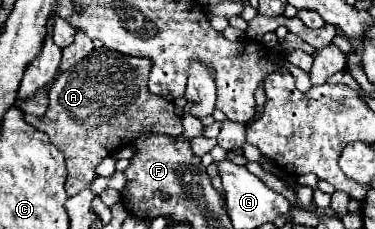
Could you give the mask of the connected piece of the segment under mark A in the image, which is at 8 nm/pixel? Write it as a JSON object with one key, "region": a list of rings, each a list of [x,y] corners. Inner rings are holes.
{"region":[[[122,53],[120,55],[90,55],[56,77],[50,91],[50,105],[44,119],[34,119],[32,115],[26,115],[26,121],[30,125],[34,123],[36,129],[44,131],[48,139],[52,141],[52,145],[66,155],[66,165],[68,165],[66,193],[70,197],[80,193],[94,181],[96,177],[94,169],[104,157],[112,155],[120,147],[126,147],[128,143],[134,143],[138,135],[158,133],[158,135],[178,137],[184,133],[182,119],[180,115],[174,113],[172,103],[148,91],[148,73],[150,73],[150,59],[146,57],[130,57]]]}

